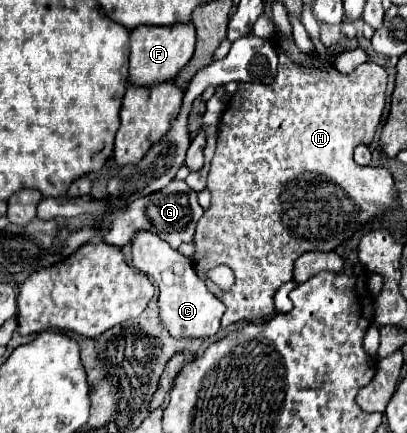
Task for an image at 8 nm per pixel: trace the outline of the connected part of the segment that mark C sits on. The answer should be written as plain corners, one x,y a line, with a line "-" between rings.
137,231
131,239
131,263
159,287
159,319
175,339
211,339
217,335
225,305
207,291
187,257
171,249
163,239
159,239
159,235

